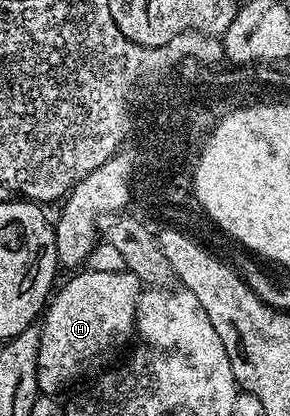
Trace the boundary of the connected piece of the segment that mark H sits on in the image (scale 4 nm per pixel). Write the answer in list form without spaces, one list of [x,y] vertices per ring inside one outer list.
[[[85,268],[80,272],[84,273],[55,290],[39,322],[36,388],[44,395],[60,395],[71,381],[103,370],[109,364],[107,361],[134,337],[136,304],[142,292],[138,278],[127,271]]]

